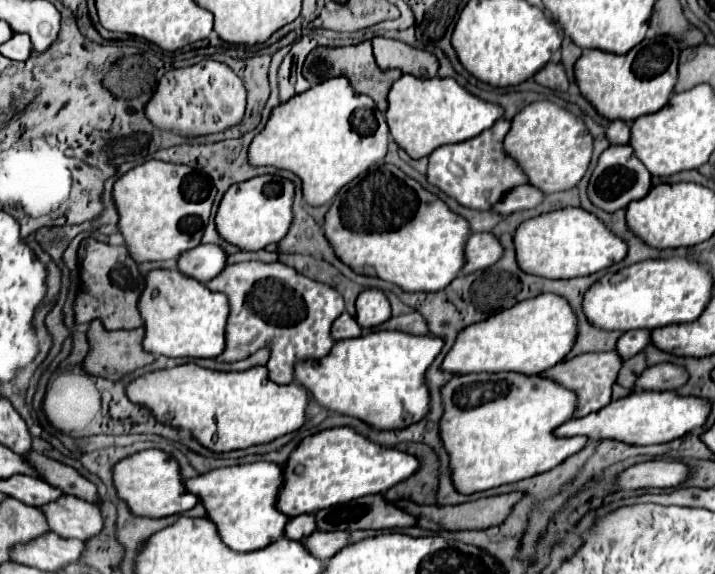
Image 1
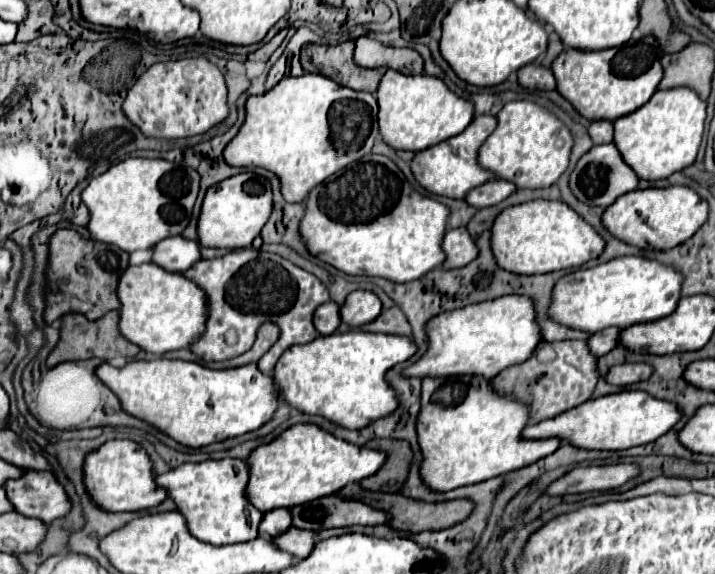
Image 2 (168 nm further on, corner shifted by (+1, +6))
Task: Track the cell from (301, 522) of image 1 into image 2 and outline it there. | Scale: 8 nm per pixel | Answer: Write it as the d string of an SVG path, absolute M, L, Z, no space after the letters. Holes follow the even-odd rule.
M272 510L264 514L264 522L260 524L260 536L276 538L284 534L292 526L292 514L288 510Z

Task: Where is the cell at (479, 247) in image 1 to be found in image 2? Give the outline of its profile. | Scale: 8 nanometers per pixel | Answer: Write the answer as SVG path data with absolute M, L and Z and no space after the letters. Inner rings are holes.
M456 228L456 230L446 232L444 252L446 252L444 268L452 270L452 268L460 268L460 266L466 266L468 262L472 262L478 254L478 246L466 228Z

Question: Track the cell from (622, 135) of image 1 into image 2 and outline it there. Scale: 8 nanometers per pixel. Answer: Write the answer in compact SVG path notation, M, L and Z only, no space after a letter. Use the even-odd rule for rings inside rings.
M596 120L588 128L590 138L594 144L608 144L614 140L614 122L610 120Z

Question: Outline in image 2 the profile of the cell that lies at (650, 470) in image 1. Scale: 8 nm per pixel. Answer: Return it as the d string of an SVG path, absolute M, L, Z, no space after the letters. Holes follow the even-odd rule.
M608 464L608 466L588 466L588 468L574 468L558 482L548 488L550 496L562 494L580 494L580 492L594 492L594 490L614 490L620 488L624 482L640 476L638 464Z

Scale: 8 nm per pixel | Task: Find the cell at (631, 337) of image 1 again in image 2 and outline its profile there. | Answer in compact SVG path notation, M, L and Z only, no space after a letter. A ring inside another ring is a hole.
M606 328L606 330L596 332L596 334L588 340L588 344L590 344L592 352L594 352L594 354L598 354L598 356L602 356L604 352L614 350L614 346L618 346L620 332L622 332L622 328Z

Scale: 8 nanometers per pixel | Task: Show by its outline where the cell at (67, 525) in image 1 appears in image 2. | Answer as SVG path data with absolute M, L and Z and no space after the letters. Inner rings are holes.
M24 470L24 476L8 480L4 490L8 490L8 498L20 514L40 518L46 524L64 518L72 510L70 496L50 472Z

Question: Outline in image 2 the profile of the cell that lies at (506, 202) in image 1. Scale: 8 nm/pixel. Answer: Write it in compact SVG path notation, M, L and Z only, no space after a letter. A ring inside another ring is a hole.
M494 178L492 182L486 182L486 184L470 190L470 194L466 196L466 202L476 208L488 208L488 206L502 202L504 198L508 198L516 190L518 190L516 184L502 180L502 178Z

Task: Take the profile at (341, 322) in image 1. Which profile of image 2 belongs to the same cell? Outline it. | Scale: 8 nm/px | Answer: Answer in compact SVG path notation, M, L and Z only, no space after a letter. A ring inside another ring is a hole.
M326 302L326 304L322 304L318 310L316 310L316 314L314 314L314 326L316 326L316 330L322 334L322 336L328 336L328 334L332 334L332 332L336 332L338 330L338 326L340 326L340 306L336 304L336 302Z

